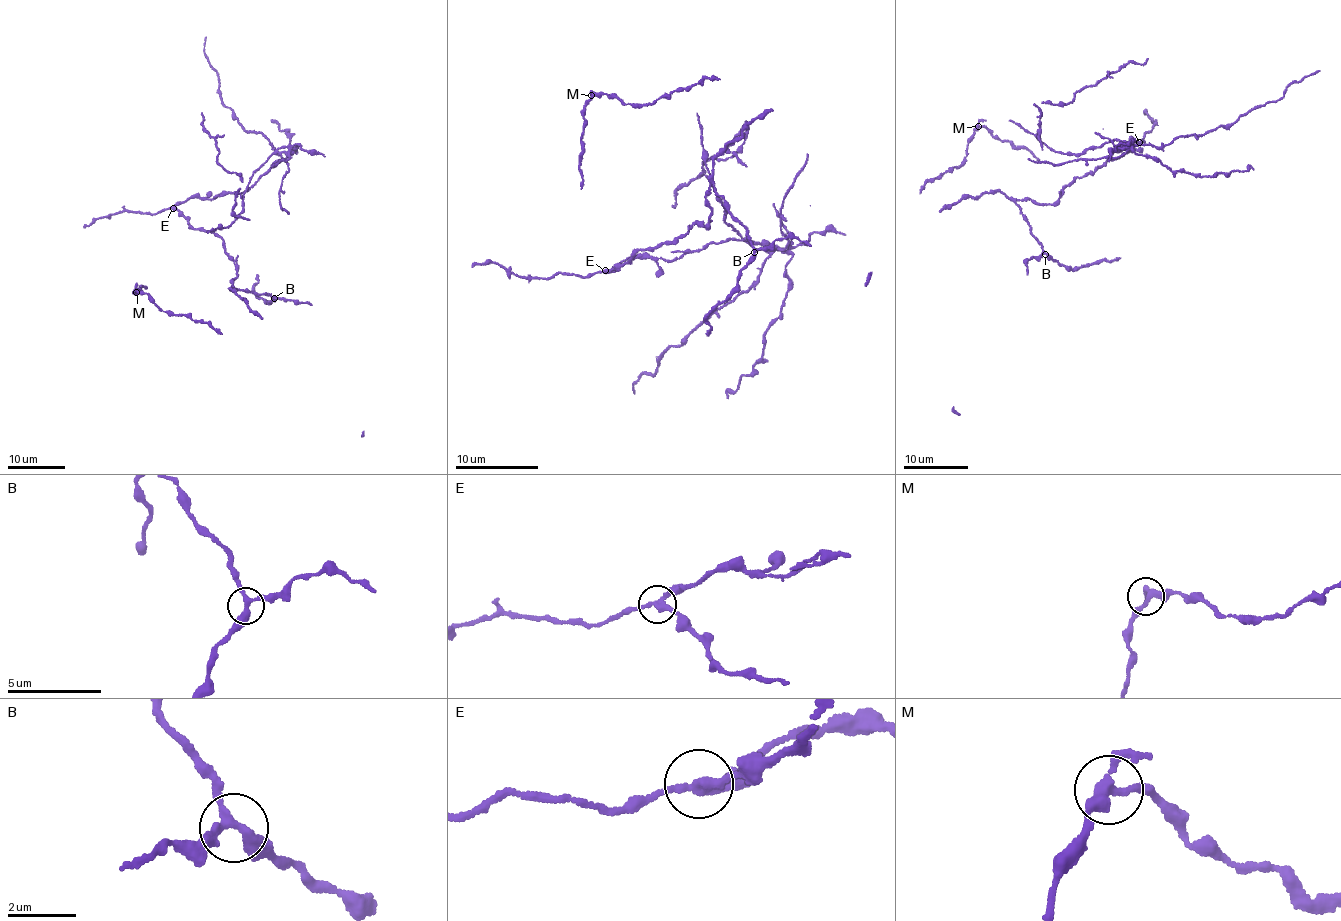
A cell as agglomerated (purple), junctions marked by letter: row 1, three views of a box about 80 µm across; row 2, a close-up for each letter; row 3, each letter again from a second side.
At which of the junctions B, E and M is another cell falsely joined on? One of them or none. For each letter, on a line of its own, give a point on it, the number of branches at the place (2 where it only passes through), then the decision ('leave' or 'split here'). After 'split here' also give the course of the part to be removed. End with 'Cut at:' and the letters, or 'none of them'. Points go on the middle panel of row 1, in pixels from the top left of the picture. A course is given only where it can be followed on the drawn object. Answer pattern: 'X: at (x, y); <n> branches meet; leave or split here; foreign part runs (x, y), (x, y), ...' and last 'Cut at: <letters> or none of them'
B: at (754, 252); 3 branches meet; leave
E: at (605, 270); 3 branches meet; split here; foreign part runs (605, 270), (733, 238), (776, 248), (756, 284), (664, 351), (634, 394)
M: at (591, 95); 3 branches meet; leave
Cut at: E

